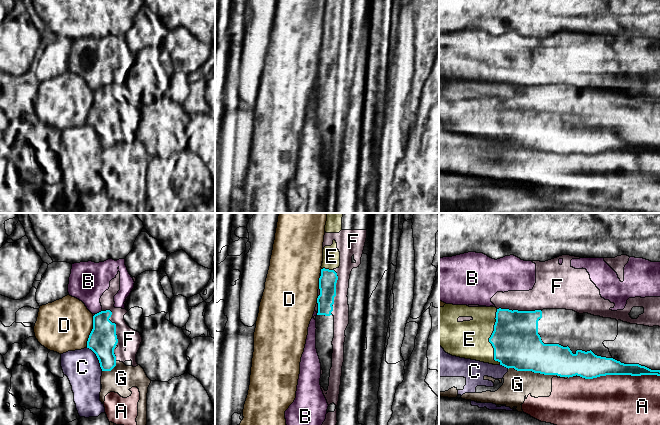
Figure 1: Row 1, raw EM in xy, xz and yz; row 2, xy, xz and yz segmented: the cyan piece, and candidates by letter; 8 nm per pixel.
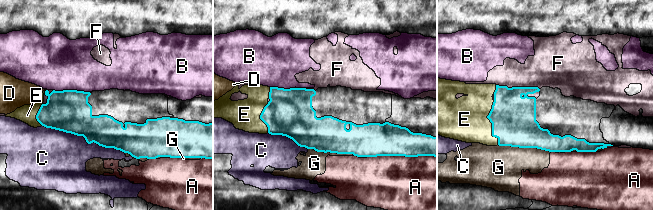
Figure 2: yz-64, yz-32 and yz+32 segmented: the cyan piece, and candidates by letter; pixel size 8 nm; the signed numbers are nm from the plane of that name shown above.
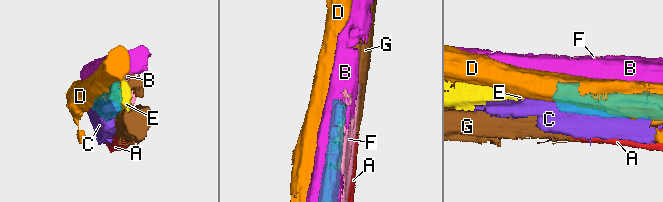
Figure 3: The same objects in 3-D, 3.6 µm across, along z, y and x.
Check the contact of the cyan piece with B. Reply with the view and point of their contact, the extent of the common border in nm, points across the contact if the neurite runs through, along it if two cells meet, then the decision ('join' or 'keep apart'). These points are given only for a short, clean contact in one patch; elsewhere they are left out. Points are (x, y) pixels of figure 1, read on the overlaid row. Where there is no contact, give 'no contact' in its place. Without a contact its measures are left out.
contact xy (99, 312); length 70 nm; keep apart

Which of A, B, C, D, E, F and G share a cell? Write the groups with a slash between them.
A G / B / C / D / E / F

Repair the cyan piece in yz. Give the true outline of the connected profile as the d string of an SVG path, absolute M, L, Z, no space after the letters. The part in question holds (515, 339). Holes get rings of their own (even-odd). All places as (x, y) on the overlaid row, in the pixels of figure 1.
M445 304L439 307L439 346L452 356L476 360L493 365L502 365L506 368L514 368L517 371L532 371L544 375L557 375L560 377L580 376L585 379L593 379L606 375L657 375L660 376L660 327L630 324L621 320L603 318L588 313L579 314L566 309L543 309L535 311L518 311L509 309L497 309L496 307L469 307L467 305Z

